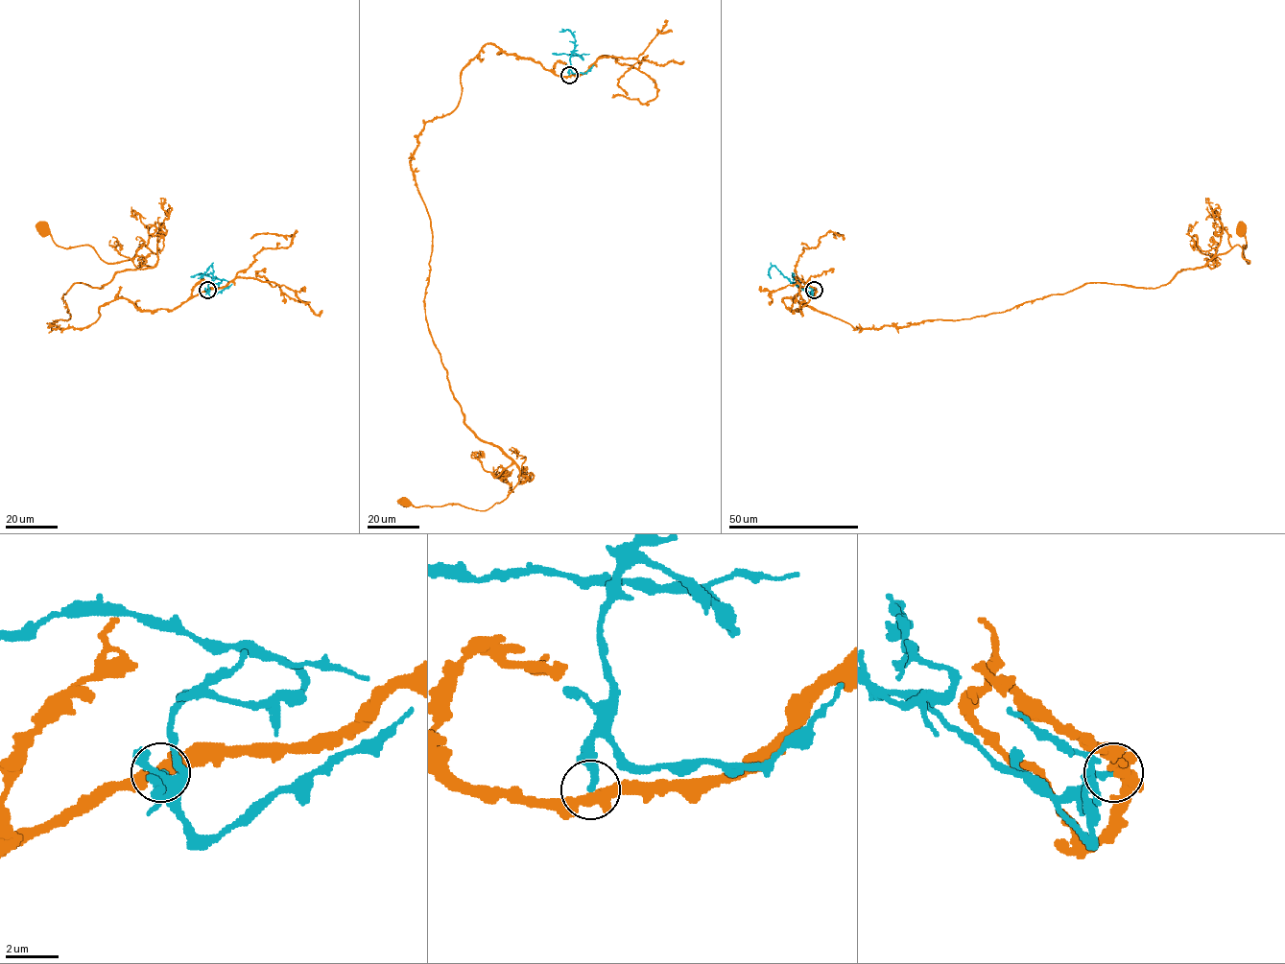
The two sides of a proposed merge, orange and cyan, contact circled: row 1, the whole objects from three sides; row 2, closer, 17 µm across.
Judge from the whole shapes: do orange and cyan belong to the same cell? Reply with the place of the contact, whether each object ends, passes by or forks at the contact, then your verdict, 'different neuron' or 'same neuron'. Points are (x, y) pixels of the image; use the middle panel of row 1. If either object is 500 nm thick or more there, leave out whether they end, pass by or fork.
(569, 75) | orange passes by | cyan passes by | different neuron

